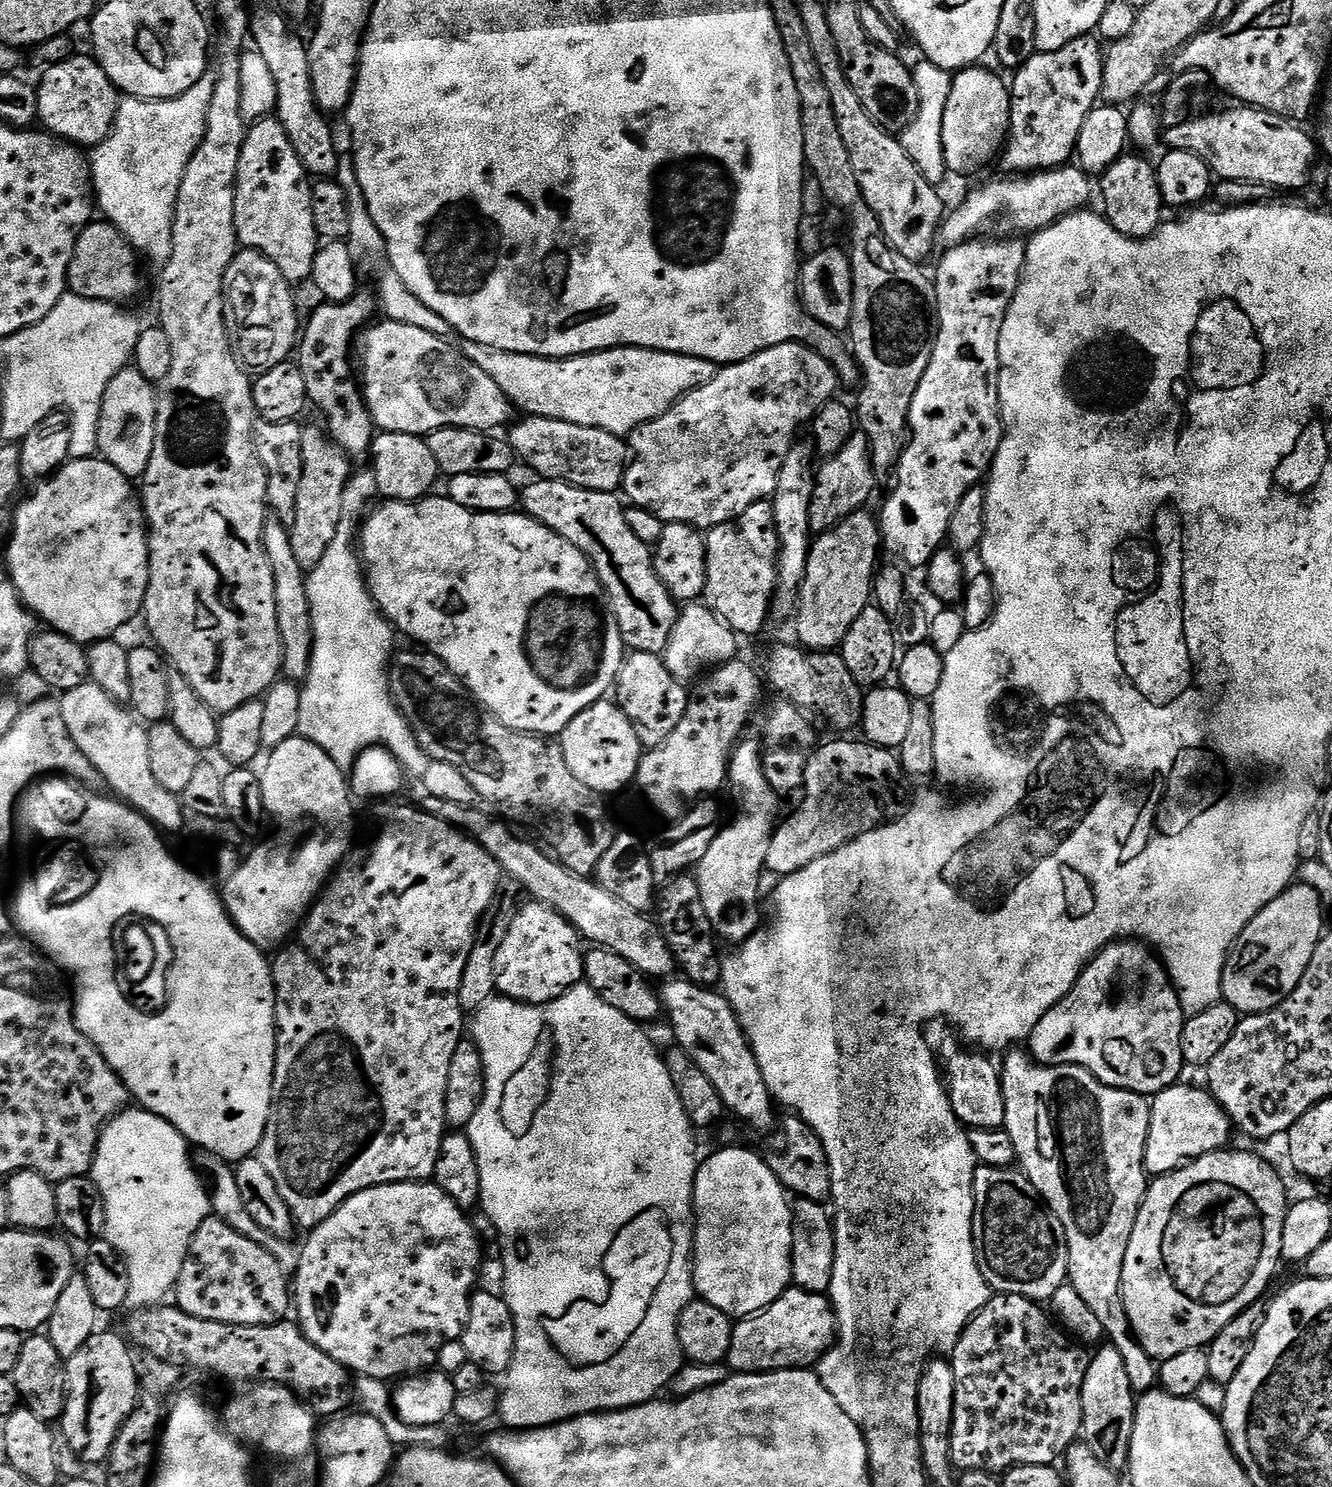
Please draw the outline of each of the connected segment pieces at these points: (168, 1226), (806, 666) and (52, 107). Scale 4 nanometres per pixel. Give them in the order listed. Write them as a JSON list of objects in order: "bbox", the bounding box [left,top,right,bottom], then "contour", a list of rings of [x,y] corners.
[{"bbox":[90,1106,212,1309],"contour":[[[139,1106],[119,1112],[100,1132],[90,1175],[98,1190],[102,1190],[102,1202],[106,1202],[104,1236],[116,1247],[130,1270],[129,1309],[154,1308],[163,1305],[167,1296],[169,1299],[182,1274],[190,1242],[198,1226],[212,1212],[212,1197],[188,1151],[190,1145],[177,1128]]]},{"bbox":[763,643,866,734],"contour":[[[795,643],[792,644],[780,644],[776,649],[773,650],[772,653],[768,656],[768,665],[765,666],[763,675],[766,677],[768,675],[768,680],[772,683],[772,688],[776,692],[781,692],[783,699],[787,701],[789,704],[795,704],[797,708],[800,709],[801,712],[805,714],[811,714],[813,717],[821,716],[822,719],[825,720],[826,723],[829,724],[832,728],[837,728],[837,733],[844,734],[847,728],[852,728],[861,723],[864,719],[864,697],[866,695],[865,689],[856,681],[854,678],[854,674],[850,674],[850,670],[846,670],[846,662],[844,661],[844,657],[840,655],[839,651],[836,650],[805,650],[803,647],[797,646]]]},{"bbox":[36,54,122,150],"contour":[[[77,54],[69,60],[63,60],[57,64],[49,64],[43,69],[44,77],[36,88],[38,98],[38,120],[43,131],[67,142],[75,144],[84,150],[95,150],[110,134],[110,130],[116,121],[116,111],[122,99],[121,93],[106,78],[106,70],[102,70],[100,63],[91,55]]]}]

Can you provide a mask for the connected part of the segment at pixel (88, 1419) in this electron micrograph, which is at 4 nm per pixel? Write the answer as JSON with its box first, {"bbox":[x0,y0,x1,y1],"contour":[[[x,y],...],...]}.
{"bbox":[58,1330,142,1465],"contour":[[[98,1330],[86,1346],[78,1350],[78,1354],[66,1361],[68,1401],[64,1415],[58,1421],[58,1428],[61,1428],[63,1443],[65,1440],[69,1450],[88,1464],[103,1465],[111,1456],[118,1430],[122,1430],[126,1418],[130,1418],[142,1395],[139,1378],[134,1372],[133,1349],[129,1341],[120,1336]]]}

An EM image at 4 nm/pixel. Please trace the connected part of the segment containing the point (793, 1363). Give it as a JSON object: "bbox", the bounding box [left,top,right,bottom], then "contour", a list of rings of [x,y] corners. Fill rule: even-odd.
{"bbox":[726,1286,836,1373],"contour":[[[789,1286],[769,1308],[732,1325],[726,1361],[733,1373],[776,1372],[780,1368],[808,1368],[836,1343],[836,1312],[822,1292]]]}

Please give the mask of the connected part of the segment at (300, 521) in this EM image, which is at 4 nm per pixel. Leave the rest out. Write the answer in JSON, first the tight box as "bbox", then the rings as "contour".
{"bbox":[288,424,354,574],"contour":[[[317,424],[307,425],[302,434],[302,482],[298,485],[294,526],[288,529],[294,558],[305,574],[312,572],[314,566],[322,562],[322,557],[326,555],[326,550],[330,550],[330,544],[338,534],[344,491],[354,471],[353,461],[348,453],[340,449],[327,431]]]}

